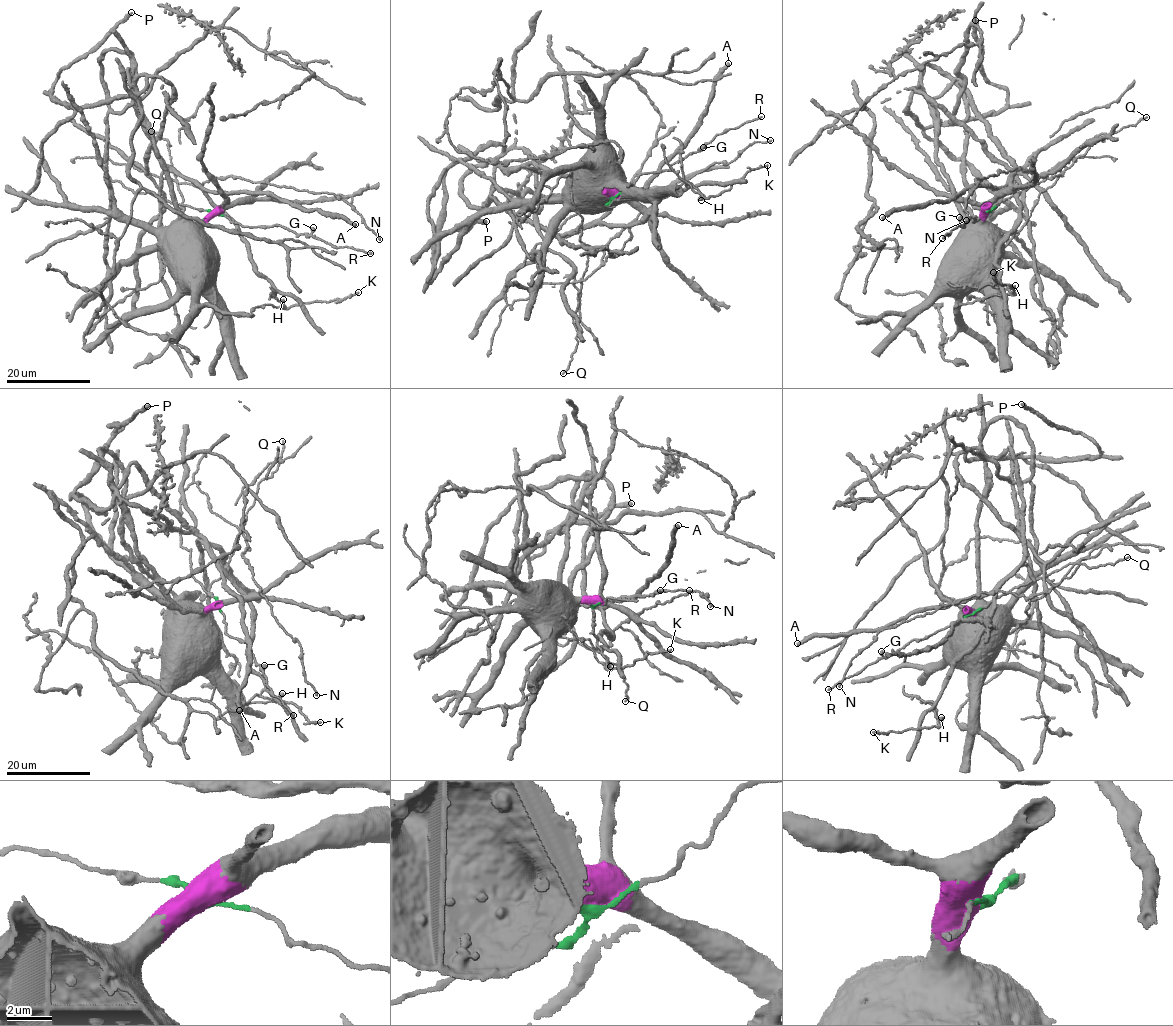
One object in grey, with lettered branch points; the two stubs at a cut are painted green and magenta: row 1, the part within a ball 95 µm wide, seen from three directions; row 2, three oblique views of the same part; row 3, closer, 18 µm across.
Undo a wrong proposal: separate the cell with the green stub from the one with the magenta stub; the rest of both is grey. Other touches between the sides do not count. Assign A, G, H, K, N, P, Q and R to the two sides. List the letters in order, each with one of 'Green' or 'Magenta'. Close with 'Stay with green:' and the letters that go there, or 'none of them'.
A: Magenta
G: Green
H: Magenta
K: Magenta
N: Green
P: Magenta
Q: Green
R: Green
Stay with green: G, N, Q, R

